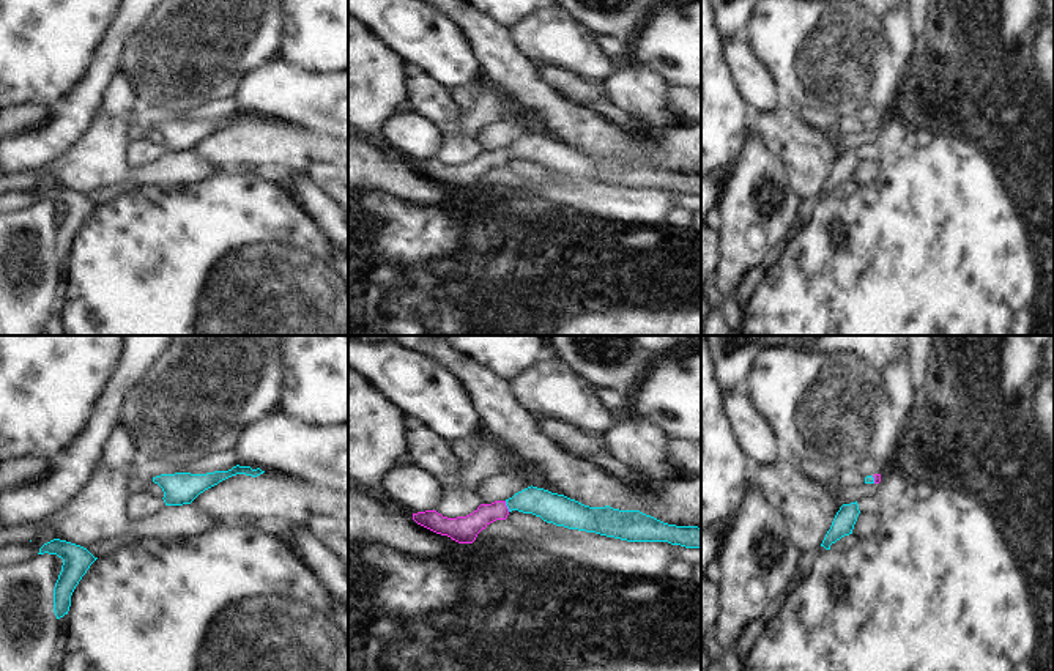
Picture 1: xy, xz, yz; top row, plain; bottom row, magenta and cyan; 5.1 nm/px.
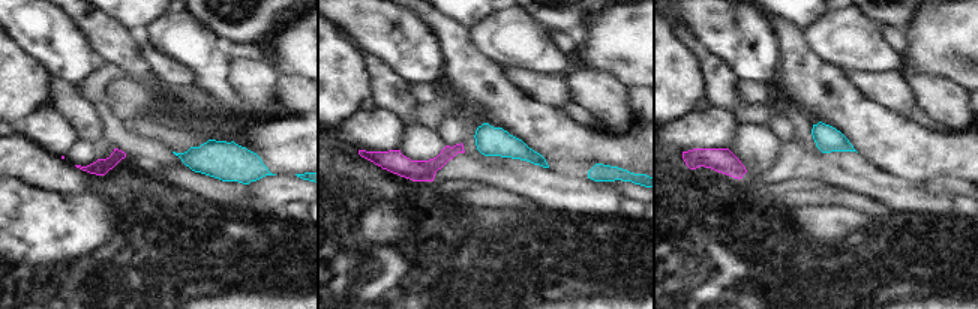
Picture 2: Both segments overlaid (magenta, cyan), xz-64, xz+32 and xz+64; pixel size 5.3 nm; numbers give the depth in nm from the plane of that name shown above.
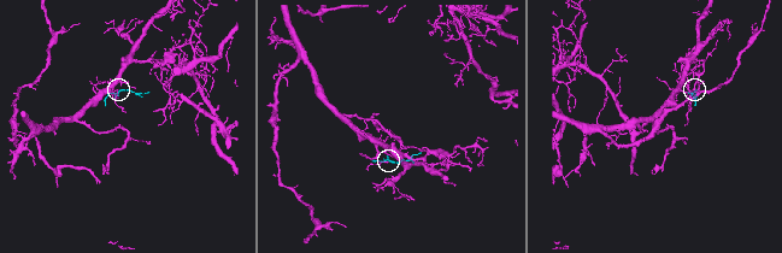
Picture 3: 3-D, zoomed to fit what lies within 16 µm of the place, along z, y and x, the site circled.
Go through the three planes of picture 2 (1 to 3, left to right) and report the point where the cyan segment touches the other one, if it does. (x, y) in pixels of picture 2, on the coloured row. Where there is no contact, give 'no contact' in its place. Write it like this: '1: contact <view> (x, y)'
1: no contact
2: no contact
3: no contact

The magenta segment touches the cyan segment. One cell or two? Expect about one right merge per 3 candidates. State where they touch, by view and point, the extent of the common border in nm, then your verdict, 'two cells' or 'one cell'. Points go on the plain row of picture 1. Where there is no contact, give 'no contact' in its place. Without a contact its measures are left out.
xz (506, 153) | 60 nm | one cell

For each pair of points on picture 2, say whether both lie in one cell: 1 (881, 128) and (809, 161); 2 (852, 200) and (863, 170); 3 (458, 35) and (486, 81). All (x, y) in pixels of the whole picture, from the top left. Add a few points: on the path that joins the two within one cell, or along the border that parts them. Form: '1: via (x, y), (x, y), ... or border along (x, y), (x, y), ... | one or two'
1: border along (858, 152), (888, 171) | two
2: border along (830, 185), (873, 198), (887, 209) | two
3: via (458, 47), (458, 53), (474, 69) | one

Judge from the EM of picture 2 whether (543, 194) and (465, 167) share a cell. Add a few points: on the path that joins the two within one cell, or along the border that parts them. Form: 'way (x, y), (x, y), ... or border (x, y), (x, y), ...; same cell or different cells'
way (524, 179), (506, 173), (485, 173); same cell

